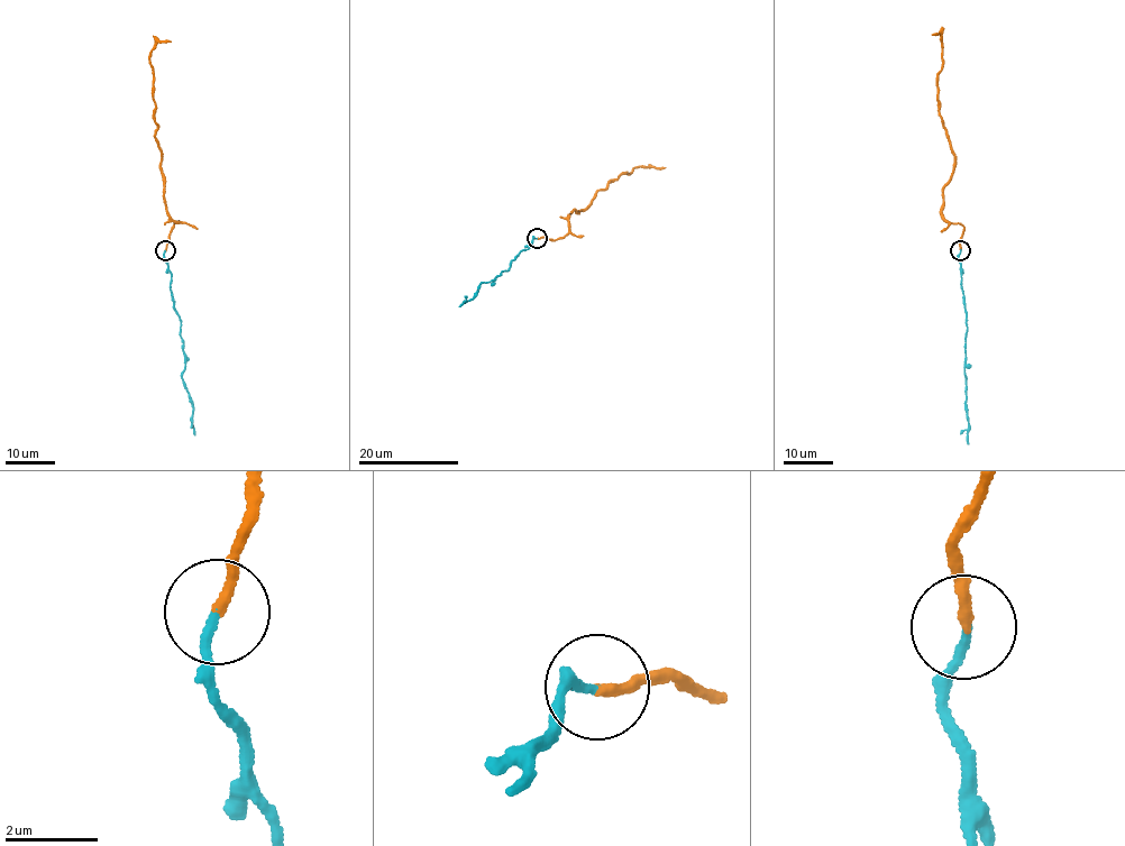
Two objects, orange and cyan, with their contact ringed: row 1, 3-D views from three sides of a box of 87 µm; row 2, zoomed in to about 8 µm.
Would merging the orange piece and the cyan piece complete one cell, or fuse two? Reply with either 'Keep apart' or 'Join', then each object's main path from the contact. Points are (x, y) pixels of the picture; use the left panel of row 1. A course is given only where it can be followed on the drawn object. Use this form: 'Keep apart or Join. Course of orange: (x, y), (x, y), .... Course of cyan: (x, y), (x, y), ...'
Join. Course of orange: (165, 250), (171, 229), (180, 222), (168, 215), (164, 192), (149, 52), (157, 43), (171, 40). Course of cyan: (165, 250), (163, 258), (172, 276), (171, 300), (180, 321), (184, 359), (182, 384), (192, 405), (195, 434)

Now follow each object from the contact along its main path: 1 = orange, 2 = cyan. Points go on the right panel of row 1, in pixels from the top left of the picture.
1: (960, 249), (962, 224), (943, 219), (942, 211), (943, 185), (954, 163), (938, 100), (941, 42), (932, 34)
2: (960, 249), (967, 325), (965, 364), (968, 443)

